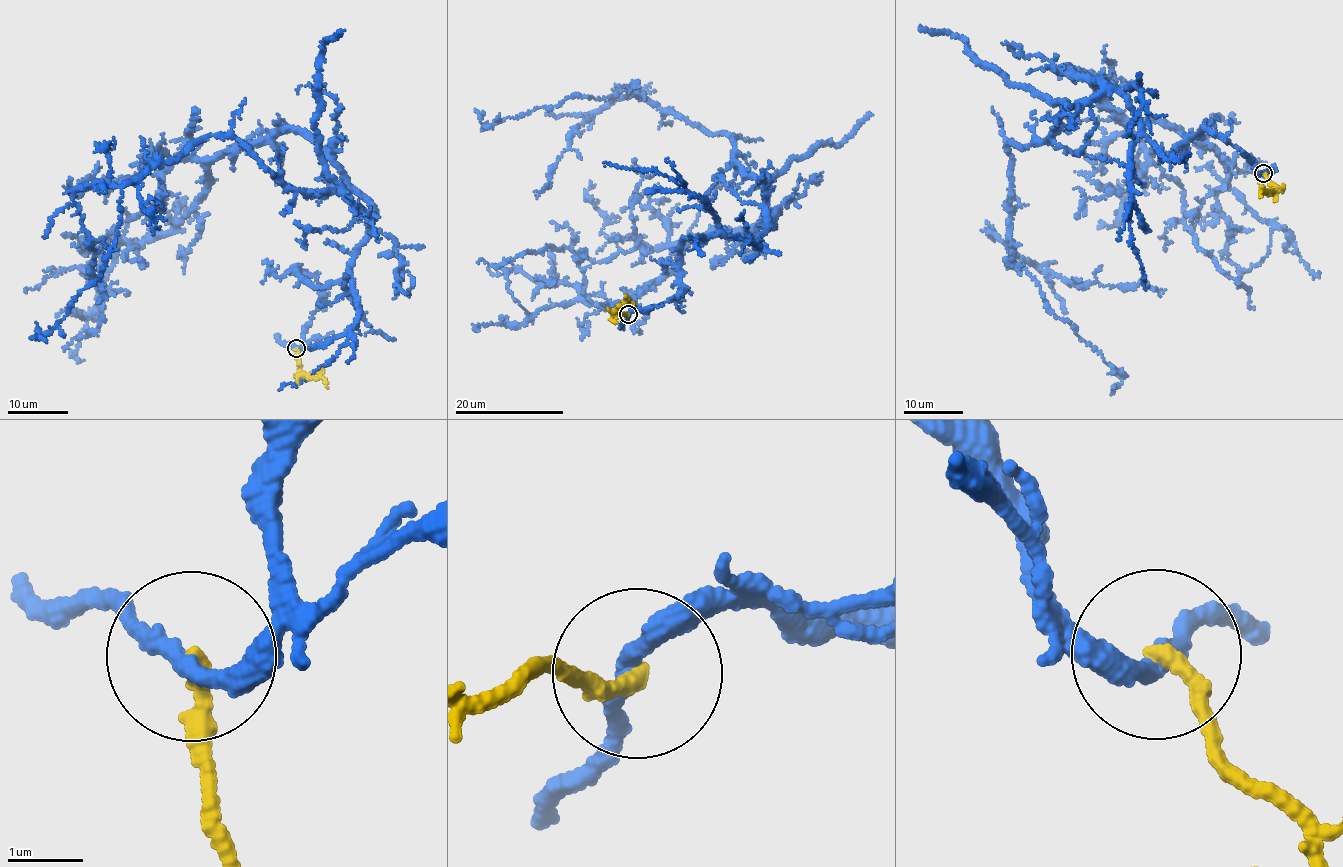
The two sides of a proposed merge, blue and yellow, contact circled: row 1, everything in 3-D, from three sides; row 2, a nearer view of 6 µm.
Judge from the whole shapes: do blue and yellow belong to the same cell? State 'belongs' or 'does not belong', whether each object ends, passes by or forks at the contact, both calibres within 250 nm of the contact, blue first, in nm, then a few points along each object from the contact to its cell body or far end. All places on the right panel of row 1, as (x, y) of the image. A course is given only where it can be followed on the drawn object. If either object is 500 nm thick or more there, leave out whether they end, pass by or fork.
does not belong; blue passes by; yellow ends; calibres 200 and 200 nm; course blue (1263, 174), (1202, 127), (1160, 159), (1131, 102), (1069, 67), (1119, 115), (1229, 165), (1272, 226), (1240, 286); course yellow (1263, 174), (1275, 187), (1275, 192), (1263, 190), (1260, 192), (1261, 197)

